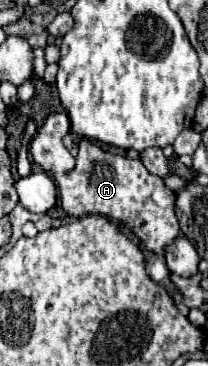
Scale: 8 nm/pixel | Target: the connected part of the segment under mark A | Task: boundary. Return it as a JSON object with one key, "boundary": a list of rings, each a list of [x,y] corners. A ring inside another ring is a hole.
{"boundary":[[[66,112],[52,114],[38,130],[32,140],[30,152],[34,162],[40,164],[58,186],[62,208],[70,216],[84,216],[86,212],[96,212],[110,216],[112,220],[124,222],[144,244],[148,250],[156,254],[164,254],[166,244],[180,236],[178,220],[174,214],[174,192],[168,190],[160,176],[152,176],[140,160],[130,160],[126,156],[116,156],[100,150],[90,140],[82,138],[78,144],[78,154],[70,154],[62,144],[62,138],[70,132],[70,120]],[[154,192],[164,194],[164,206],[156,204]]]}

